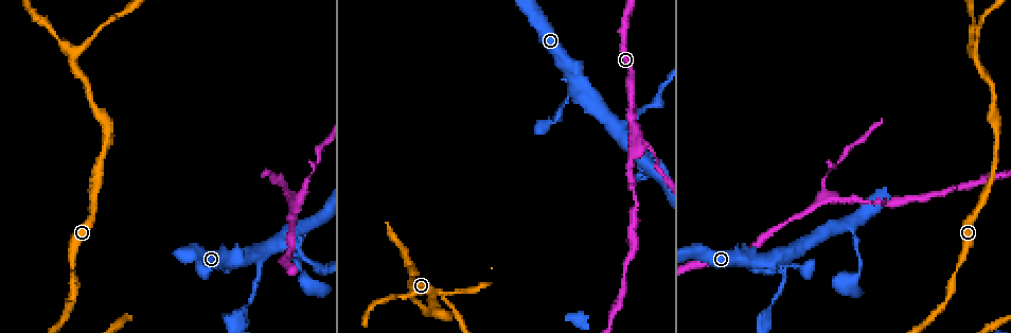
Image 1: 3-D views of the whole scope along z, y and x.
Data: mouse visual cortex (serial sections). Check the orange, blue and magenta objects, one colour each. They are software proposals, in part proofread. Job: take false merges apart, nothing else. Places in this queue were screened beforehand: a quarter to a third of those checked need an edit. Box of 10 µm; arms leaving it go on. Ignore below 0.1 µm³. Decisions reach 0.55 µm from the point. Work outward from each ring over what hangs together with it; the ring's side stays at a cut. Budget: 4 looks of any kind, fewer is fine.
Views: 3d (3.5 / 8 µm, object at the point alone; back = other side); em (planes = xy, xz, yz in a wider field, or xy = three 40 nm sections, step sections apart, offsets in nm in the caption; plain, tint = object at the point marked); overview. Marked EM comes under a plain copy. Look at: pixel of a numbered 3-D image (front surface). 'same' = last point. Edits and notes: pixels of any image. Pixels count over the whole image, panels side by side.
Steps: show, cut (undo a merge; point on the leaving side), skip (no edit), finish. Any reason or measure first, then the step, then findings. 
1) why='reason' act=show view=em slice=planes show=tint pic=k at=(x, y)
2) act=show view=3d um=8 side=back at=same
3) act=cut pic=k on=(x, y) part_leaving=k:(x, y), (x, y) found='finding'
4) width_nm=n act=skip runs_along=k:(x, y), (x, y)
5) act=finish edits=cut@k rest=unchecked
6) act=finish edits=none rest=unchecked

why='three-way junction' act=show view=3d um=3.5 side=back pic=1 at=(818, 201)

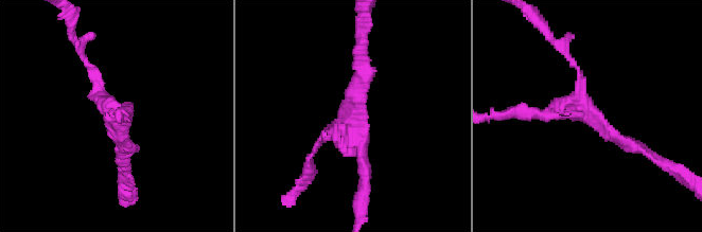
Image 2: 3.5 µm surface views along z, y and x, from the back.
why='now the EM' act=show view=em slice=xy step=2 show=tint pic=2 at=(586, 116)

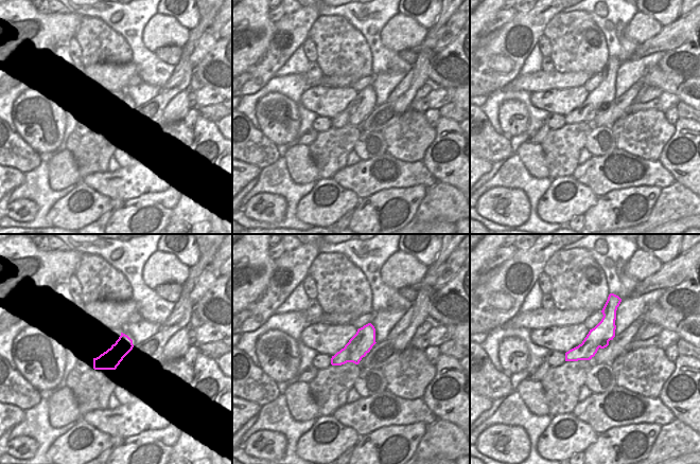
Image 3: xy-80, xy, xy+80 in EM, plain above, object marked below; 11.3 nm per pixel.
act=skip runs_along=3:(605, 310), (606, 328), (567, 358) found='continuous, no second cell'

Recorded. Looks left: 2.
why='three-way junction' act=show view=em slice=planes show=tint pic=1 at=(260, 263)

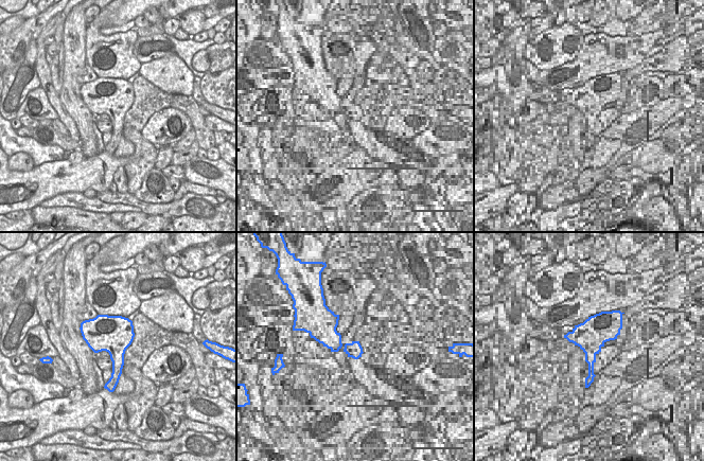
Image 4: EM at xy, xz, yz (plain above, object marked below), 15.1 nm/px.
why='wider look' act=show view=3d um=3.5 at=same

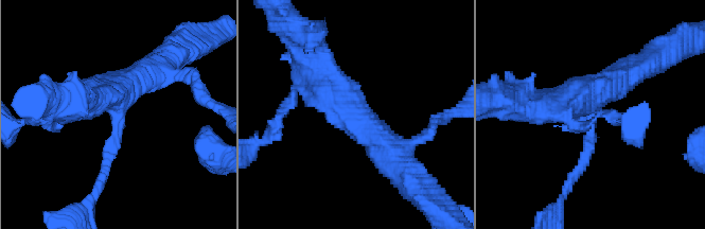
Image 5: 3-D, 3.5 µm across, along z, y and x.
arms=3 arm_widths_nm=150,400,450 act=skip runs_along=5:(312, 51), (324, 91), (389, 154) found='all the same cell'

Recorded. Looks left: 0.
act=finish edits=none rest=unchecked

